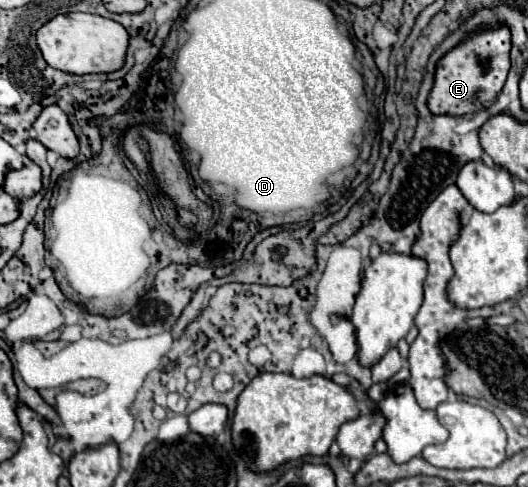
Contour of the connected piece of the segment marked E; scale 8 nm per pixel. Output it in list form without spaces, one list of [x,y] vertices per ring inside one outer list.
[[[507,28],[485,30],[471,34],[457,48],[447,52],[435,72],[435,84],[429,94],[429,110],[433,114],[475,114],[485,108],[485,102],[491,102],[501,92],[505,78],[509,74],[509,50],[511,50],[511,34]]]

